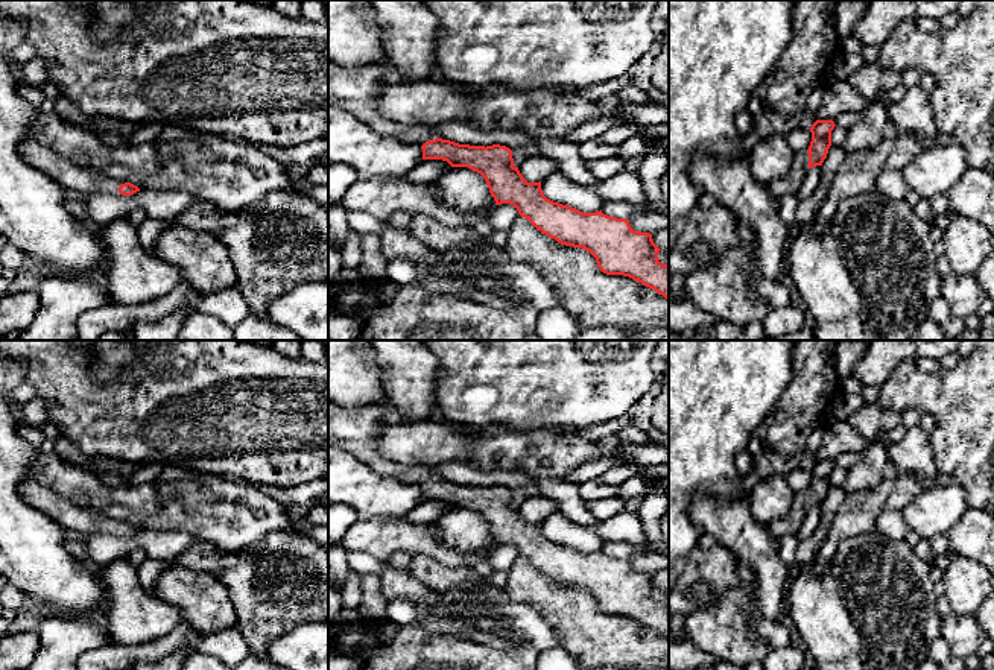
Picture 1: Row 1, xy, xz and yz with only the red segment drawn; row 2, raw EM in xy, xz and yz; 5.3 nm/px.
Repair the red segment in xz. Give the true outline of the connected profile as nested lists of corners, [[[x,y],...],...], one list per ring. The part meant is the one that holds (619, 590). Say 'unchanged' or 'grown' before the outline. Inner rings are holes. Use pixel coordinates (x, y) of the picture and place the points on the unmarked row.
grown | [[[328,398],[328,445],[345,445],[381,476],[419,485],[423,500],[442,500],[451,507],[480,514],[495,545],[511,544],[538,571],[558,583],[588,591],[606,615],[623,615],[669,640],[669,606],[658,602],[661,591],[652,574],[634,571],[628,559],[600,551],[582,553],[547,539],[540,523],[527,523],[514,506],[506,486],[470,486],[439,479],[427,465],[398,463],[377,450],[377,436],[388,424],[380,410],[353,410]]]

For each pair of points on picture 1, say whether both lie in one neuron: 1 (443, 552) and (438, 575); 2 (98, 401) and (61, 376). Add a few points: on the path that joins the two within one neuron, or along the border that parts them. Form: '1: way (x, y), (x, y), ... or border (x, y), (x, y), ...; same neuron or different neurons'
1: border (412, 553), (426, 553), (446, 565), (471, 567); different neurons
2: way (88, 401), (70, 385); same neuron

